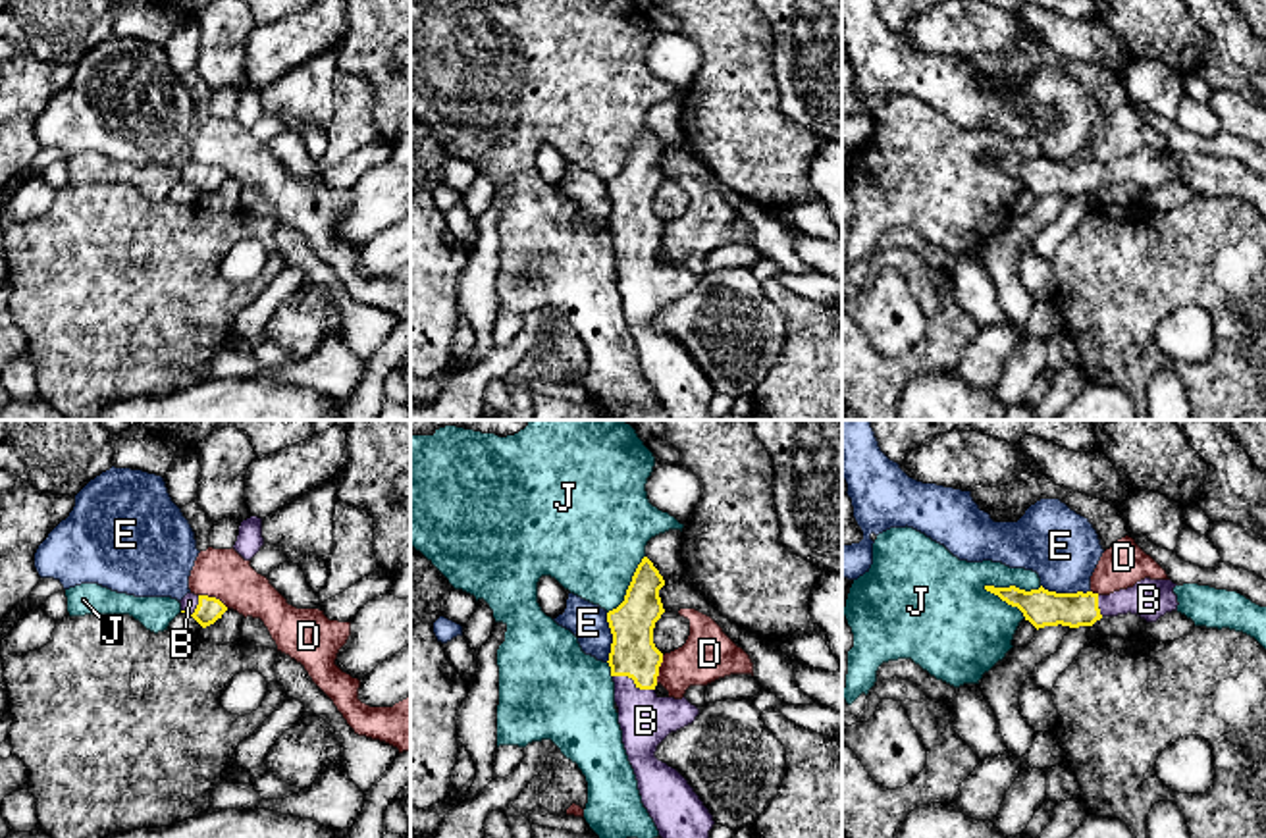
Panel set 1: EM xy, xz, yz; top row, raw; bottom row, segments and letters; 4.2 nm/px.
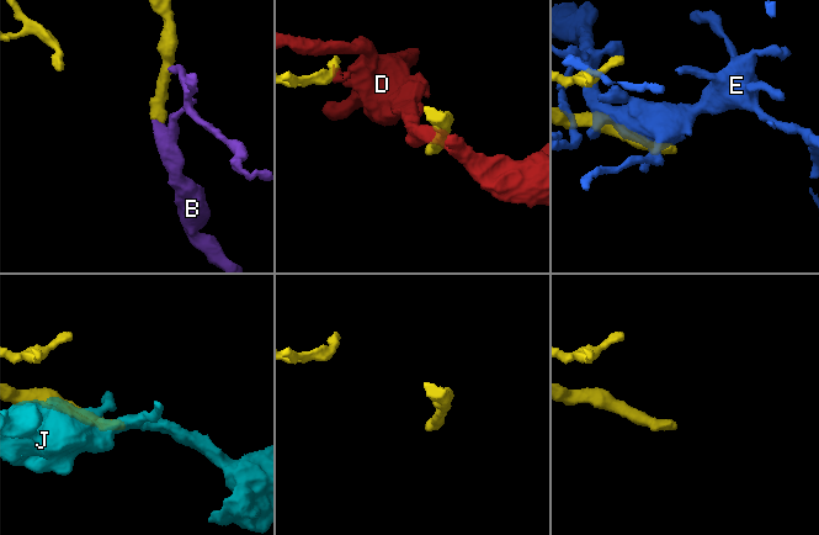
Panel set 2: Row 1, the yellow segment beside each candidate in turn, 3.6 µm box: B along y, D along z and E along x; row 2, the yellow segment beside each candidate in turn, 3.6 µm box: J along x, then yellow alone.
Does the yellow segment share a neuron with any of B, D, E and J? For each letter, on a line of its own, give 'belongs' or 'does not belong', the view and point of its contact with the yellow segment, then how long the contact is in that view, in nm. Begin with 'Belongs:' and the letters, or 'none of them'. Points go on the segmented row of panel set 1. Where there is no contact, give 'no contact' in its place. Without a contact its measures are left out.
Belongs: B
B: belongs; contact xz (634, 682); length 190 nm
D: does not belong; contact xy (214, 598); length 140 nm
E: does not belong; contact xz (613, 638); length 200 nm
J: does not belong; contact yz (1012, 586); length 240 nm

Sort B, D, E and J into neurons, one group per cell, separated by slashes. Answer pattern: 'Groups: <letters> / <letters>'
Groups: B / D / E / J

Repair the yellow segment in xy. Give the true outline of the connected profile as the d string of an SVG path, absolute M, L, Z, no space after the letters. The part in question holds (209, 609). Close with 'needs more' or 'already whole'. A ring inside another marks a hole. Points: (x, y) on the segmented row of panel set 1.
M187 593L179 603L181 611L191 615L202 628L214 624L227 611L220 599L208 595Z | needs more

